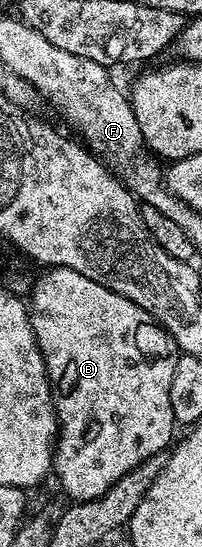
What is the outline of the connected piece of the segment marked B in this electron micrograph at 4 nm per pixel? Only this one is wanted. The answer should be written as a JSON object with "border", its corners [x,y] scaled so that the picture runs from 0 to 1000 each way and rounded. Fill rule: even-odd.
{"border":[[[243,488],[203,497],[218,499],[198,506],[183,503],[158,521],[139,580],[158,590],[168,618],[188,625],[198,645],[218,649],[238,697],[257,707],[257,733],[277,744],[287,795],[267,821],[267,870],[297,876],[322,903],[356,907],[337,910],[361,916],[460,914],[525,903],[525,896],[545,896],[545,888],[564,888],[564,881],[584,881],[584,874],[644,867],[644,859],[663,859],[688,848],[723,845],[723,837],[797,832],[856,810],[851,788],[876,788],[881,777],[861,764],[861,750],[842,750],[842,697],[861,693],[881,638],[851,612],[743,574],[723,574],[723,567],[703,567],[703,559],[644,552],[644,545],[604,545],[604,537],[564,537],[564,530],[426,508],[426,501],[386,501],[386,494]]]}

